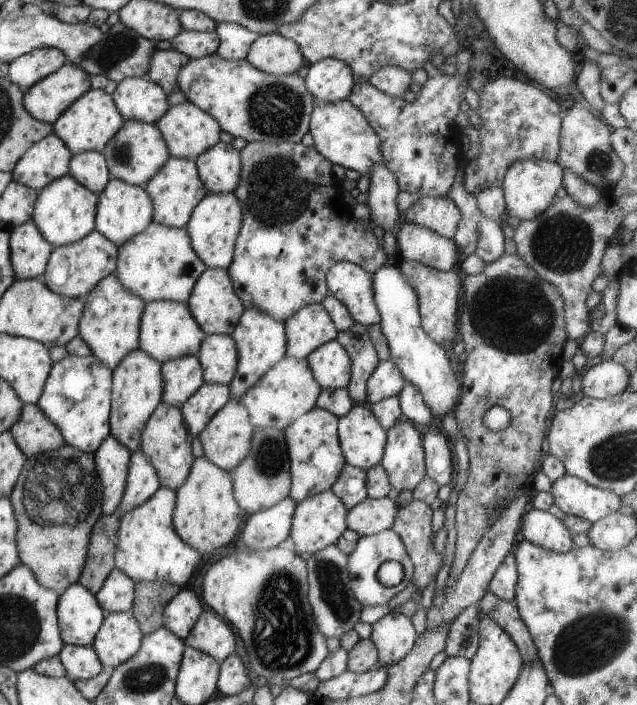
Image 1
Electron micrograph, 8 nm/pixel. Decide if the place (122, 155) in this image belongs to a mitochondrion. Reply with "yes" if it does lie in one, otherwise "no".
yes

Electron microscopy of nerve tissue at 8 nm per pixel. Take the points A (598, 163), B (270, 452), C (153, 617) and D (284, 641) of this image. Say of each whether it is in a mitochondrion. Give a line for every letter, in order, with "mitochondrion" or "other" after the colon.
A: mitochondrion
B: mitochondrion
C: other
D: mitochondrion

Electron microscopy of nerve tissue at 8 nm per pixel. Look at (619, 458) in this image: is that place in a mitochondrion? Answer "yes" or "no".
yes

